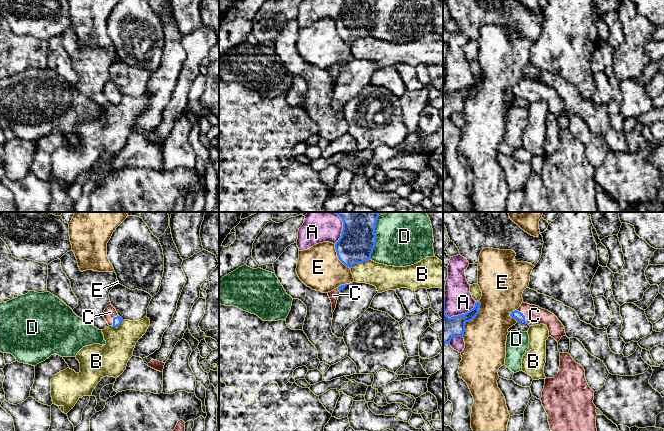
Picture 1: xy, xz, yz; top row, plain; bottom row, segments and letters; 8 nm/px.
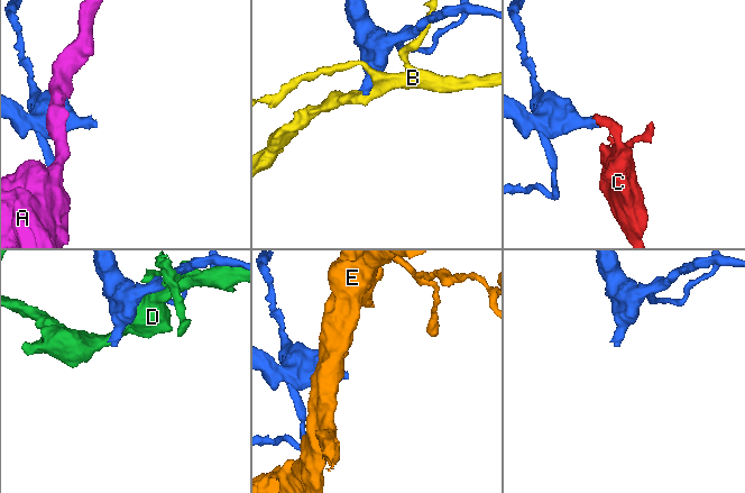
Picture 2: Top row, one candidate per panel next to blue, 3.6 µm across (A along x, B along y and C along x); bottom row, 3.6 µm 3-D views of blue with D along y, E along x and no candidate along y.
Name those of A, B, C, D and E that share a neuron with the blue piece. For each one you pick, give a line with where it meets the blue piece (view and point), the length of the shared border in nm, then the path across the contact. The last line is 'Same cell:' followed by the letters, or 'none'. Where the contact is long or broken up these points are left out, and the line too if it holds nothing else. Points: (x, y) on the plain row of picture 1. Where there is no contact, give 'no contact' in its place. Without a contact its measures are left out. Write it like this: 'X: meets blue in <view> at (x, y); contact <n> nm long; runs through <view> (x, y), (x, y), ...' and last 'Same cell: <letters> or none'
C: meets blue in yz at (524, 93); contact 180 nm long; runs through yz (518, 92), (524, 93), (534, 91)
Same cell: C

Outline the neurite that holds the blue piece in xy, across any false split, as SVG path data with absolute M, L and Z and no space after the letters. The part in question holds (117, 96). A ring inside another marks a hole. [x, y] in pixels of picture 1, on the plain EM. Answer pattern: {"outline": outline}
{"outline": "M111 80L105 84L102 92L104 93L108 101L112 103L119 102L123 97L123 95L118 91L116 85Z"}

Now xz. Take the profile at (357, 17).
{"outline": "M343 0L341 13L335 19L339 36L347 43L369 37L376 19L376 0Z"}

